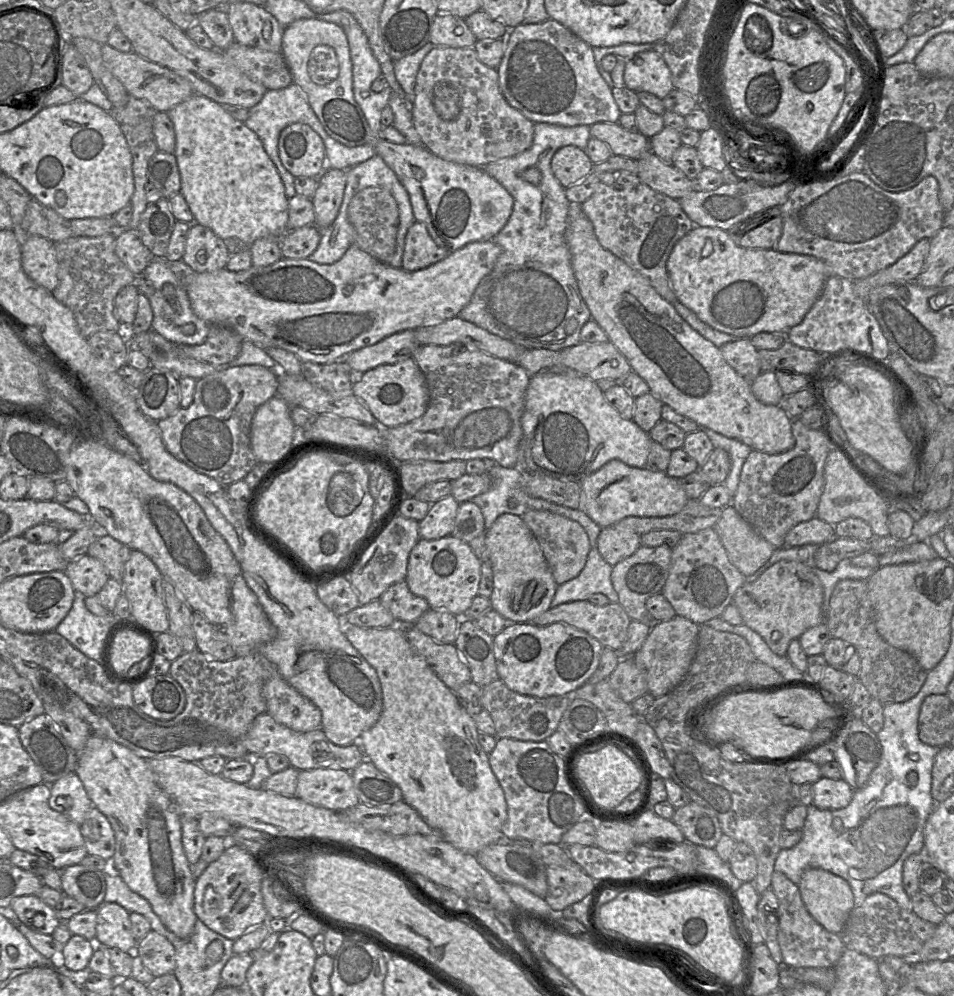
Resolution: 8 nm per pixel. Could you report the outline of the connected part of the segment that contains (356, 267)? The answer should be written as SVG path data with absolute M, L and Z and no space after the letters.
M494 240L474 241L456 251L449 252L447 256L439 262L417 271L406 271L402 268L392 267L369 255L356 244L352 244L344 255L333 264L318 264L309 259L282 258L278 262L265 267L255 267L252 265L248 270L241 272L231 272L224 268L211 273L196 273L182 262L171 264L178 266L180 281L188 294L194 313L209 325L219 325L230 328L238 333L242 339L249 340L262 349L275 347L287 350L295 354L301 362L330 364L336 362L337 359L341 357L347 357L356 350L372 346L394 333L403 330L415 330L419 327L438 325L448 319L458 316L459 312L469 303L480 281L493 269L499 253L499 246Z

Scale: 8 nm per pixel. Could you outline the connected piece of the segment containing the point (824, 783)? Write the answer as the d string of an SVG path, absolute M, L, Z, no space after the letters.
M821 777L813 785L813 804L822 810L838 810L851 802L855 790L843 779Z

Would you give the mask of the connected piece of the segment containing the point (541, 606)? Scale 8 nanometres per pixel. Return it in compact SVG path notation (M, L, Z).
M502 514L485 531L488 559L493 570L491 609L509 623L532 622L551 608L558 584L534 534L520 516Z

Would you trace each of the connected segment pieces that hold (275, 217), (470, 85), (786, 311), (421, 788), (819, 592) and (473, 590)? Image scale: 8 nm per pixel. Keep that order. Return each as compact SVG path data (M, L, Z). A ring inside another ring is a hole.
M197 93L167 114L175 131L174 155L180 172L180 193L193 214L194 222L209 228L223 240L237 238L246 247L263 237L281 238L287 232L288 198L281 177L257 134L231 117L221 104Z
M436 46L427 54L427 56L423 59L416 76L414 100L411 105L411 114L413 117L415 129L421 137L421 145L423 145L433 154L439 156L444 160L452 161L463 165L484 167L487 164L496 160L518 155L529 149L533 143L535 123L527 119L518 110L509 105L500 90L497 69L493 69L484 65L479 60L476 51L472 47L451 48Z
M695 226L674 246L668 261L667 271L671 287L680 303L693 311L697 317L712 328L737 338L751 338L758 333L776 333L786 335L794 326L800 324L820 296L826 280L830 277L830 268L820 259L796 253L779 252L771 249L749 249L736 245L727 231L717 227Z
M343 622L343 633L353 647L375 669L382 691L382 711L380 717L371 728L362 733L358 742L355 742L358 747L362 746L365 754L371 759L371 763L400 788L403 801L413 807L430 827L440 831L443 839L455 848L466 853L476 854L486 846L500 841L503 836L501 829L507 819L507 804L504 792L491 770L489 755L484 752L478 742L480 732L476 728L474 719L460 704L455 693L437 677L426 660L413 649L407 640L405 627L397 625L387 628L364 628L353 624L344 624Z
M778 561L754 582L744 583L732 599L743 624L758 633L772 652L786 656L789 643L823 622L823 587L812 571L797 561Z
M452 535L438 540L419 539L410 552L405 581L410 591L424 598L430 609L463 614L478 594L482 562L466 543Z

